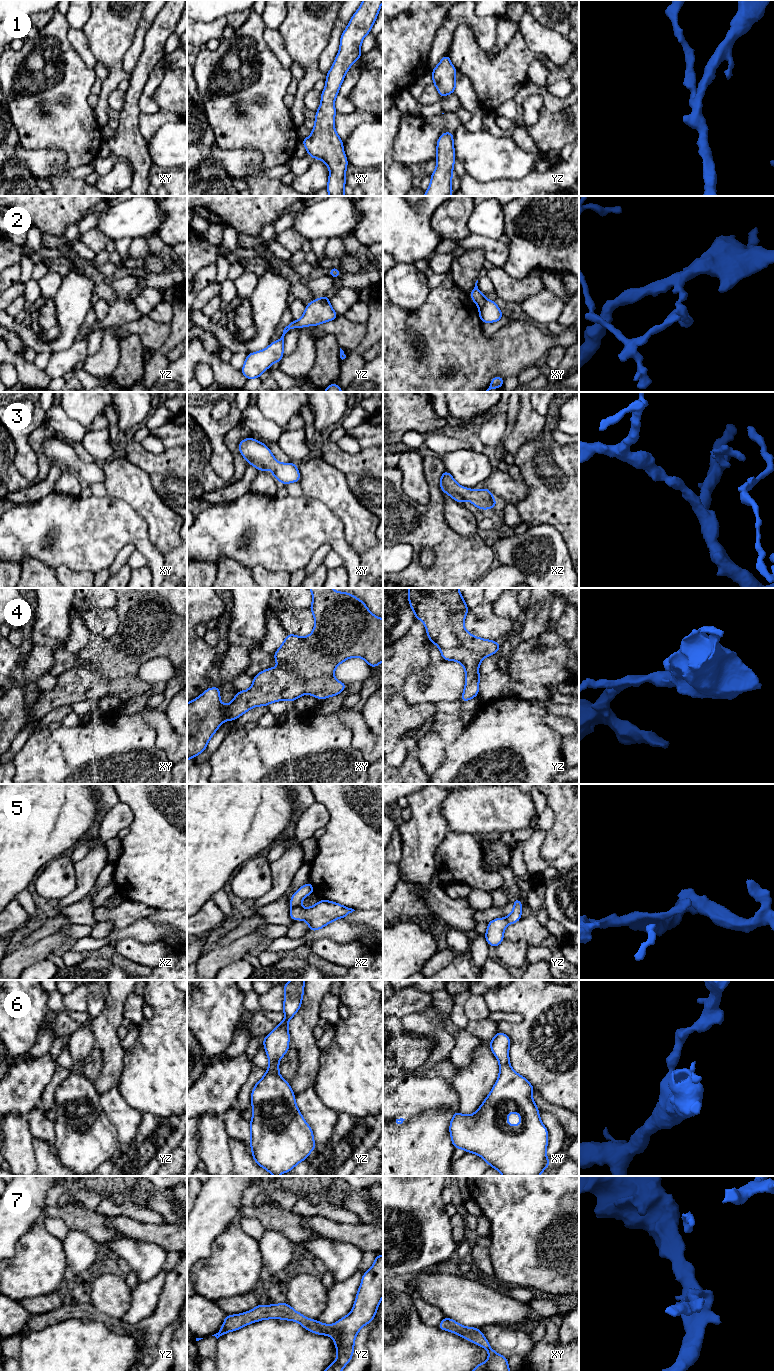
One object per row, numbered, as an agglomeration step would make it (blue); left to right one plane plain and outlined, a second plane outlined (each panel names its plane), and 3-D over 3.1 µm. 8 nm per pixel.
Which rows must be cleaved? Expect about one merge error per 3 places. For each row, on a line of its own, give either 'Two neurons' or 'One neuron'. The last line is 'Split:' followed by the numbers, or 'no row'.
1: One neuron
2: Two neurons
3: One neuron
4: One neuron
5: Two neurons
6: One neuron
7: One neuron
Split: 2, 5

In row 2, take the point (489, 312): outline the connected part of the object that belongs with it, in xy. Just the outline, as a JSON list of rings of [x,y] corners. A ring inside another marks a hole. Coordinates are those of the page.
[[[486,300],[479,308],[479,317],[482,323],[493,323],[503,318],[498,305],[492,300]]]

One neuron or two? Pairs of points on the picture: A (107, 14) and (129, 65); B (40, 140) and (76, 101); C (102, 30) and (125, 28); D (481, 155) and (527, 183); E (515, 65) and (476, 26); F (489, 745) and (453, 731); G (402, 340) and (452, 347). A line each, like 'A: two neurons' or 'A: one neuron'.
A: two neurons
B: one neuron
C: one neuron
D: two neurons
E: two neurons
F: two neurons
G: one neuron

